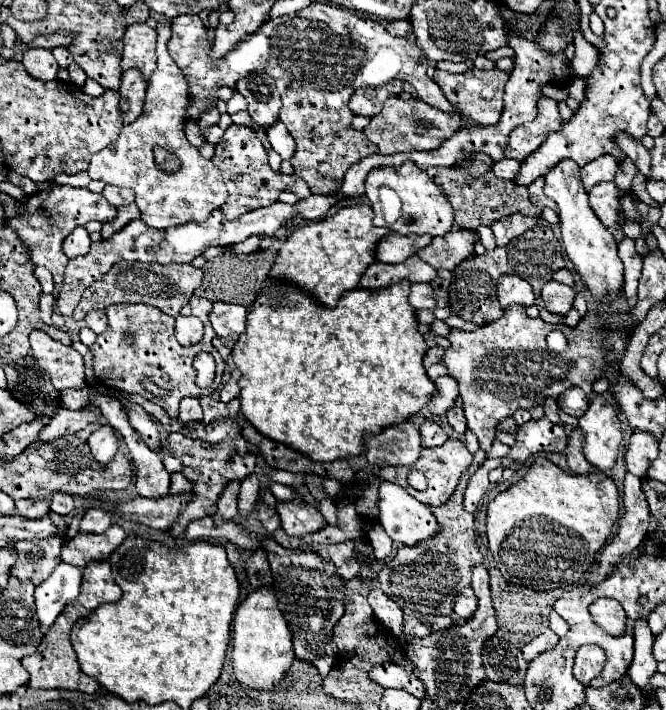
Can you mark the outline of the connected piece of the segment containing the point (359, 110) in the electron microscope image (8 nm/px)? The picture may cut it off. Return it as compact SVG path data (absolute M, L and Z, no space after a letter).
M392 80L378 88L358 88L350 98L350 110L360 116L374 116L382 110L382 104L390 96L400 96L404 88L402 80Z

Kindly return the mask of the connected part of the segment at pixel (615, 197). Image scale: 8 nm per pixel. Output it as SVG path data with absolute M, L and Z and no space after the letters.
M600 182L598 186L592 188L592 192L590 192L590 208L594 210L594 214L598 216L598 220L606 228L620 228L620 224L616 222L618 206L624 208L624 220L626 218L640 220L640 216L636 212L636 204L634 204L630 194L620 196L618 188L612 182Z

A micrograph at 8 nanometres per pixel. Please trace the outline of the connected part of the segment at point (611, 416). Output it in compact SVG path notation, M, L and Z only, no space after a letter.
M596 396L586 410L586 414L580 418L580 428L584 432L584 456L588 462L598 468L600 472L608 472L616 458L618 458L618 446L622 442L622 430L620 430L620 420L612 408L612 404L604 396Z

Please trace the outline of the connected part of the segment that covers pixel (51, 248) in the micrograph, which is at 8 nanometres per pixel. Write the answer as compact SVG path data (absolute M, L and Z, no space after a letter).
M54 186L50 192L42 190L40 194L32 194L20 202L20 208L22 208L22 216L8 220L8 226L28 246L32 262L36 266L44 266L52 272L56 290L62 288L62 278L64 278L64 270L68 264L68 258L62 252L64 238L74 228L78 228L86 222L92 222L92 220L108 222L116 216L116 208L110 202L106 202L106 198L102 194L94 194L88 188L72 188L72 186Z

